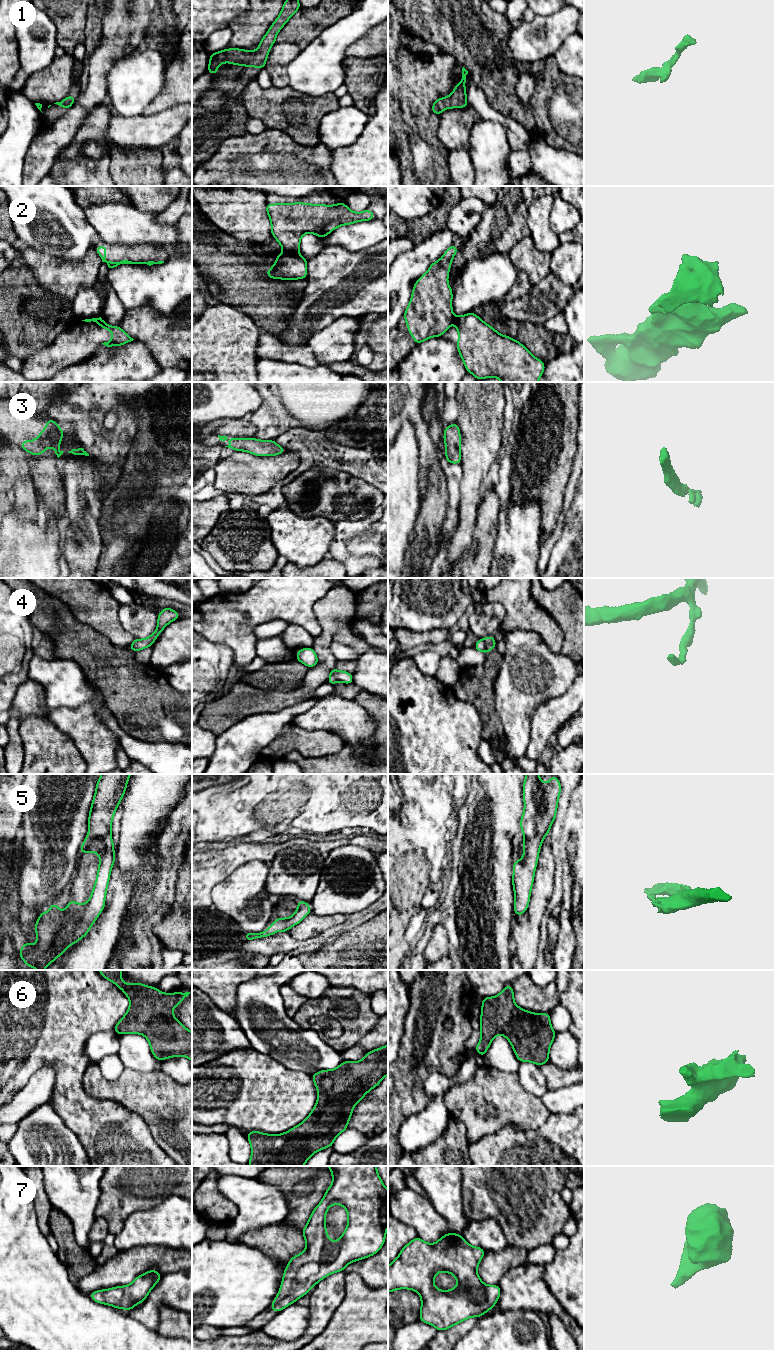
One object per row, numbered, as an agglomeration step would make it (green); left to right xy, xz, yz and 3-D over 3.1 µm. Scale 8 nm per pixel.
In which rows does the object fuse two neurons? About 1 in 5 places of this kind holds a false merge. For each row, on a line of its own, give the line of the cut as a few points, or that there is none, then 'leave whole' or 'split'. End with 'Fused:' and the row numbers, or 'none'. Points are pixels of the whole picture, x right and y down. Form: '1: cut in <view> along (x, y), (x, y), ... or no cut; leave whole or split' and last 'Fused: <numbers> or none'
1: no cut; leave whole
2: cut in xz along (287, 252), (297, 253); split
3: no cut; leave whole
4: cut in yz along (483, 639), (485, 642), (484, 651); split
5: no cut; leave whole
6: no cut; leave whole
7: no cut; leave whole
Fused: 2, 4

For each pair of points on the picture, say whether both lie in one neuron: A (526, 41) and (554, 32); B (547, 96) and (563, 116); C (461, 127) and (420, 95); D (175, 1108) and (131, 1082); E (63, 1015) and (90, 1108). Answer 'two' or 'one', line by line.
A: one
B: one
C: two
D: one
E: one

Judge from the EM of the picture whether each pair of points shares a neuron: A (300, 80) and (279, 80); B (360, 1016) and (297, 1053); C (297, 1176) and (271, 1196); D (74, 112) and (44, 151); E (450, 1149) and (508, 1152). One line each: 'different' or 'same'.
A: different
B: different
C: different
D: same
E: different

